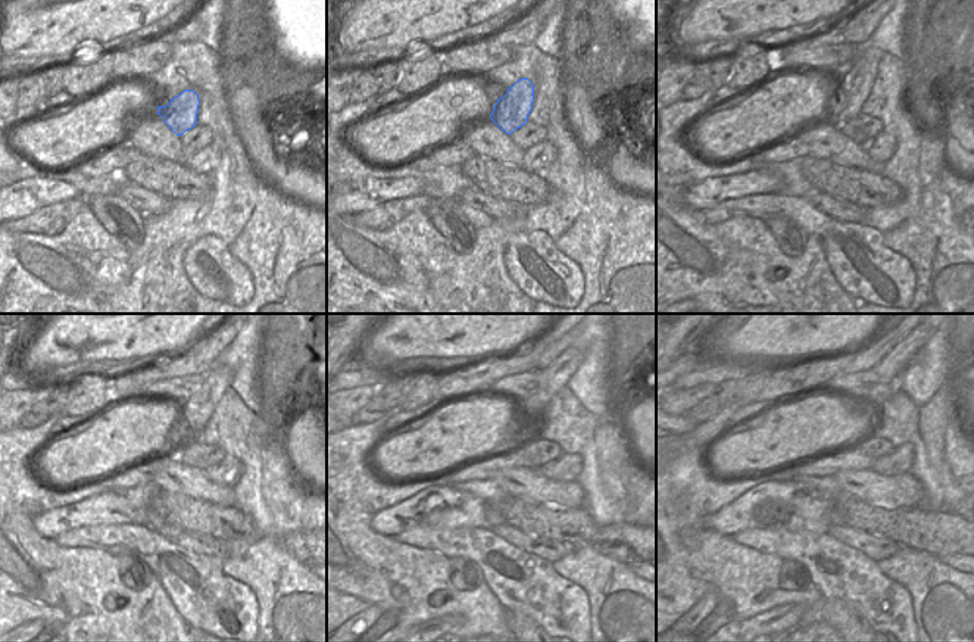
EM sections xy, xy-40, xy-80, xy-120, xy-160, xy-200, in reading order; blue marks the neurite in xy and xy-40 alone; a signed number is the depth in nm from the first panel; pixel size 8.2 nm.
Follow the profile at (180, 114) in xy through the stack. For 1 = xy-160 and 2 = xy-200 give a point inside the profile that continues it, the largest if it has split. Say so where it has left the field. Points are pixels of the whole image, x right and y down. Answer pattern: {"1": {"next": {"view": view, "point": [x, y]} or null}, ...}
{"1": {"next": {"view": "xy-160", "point": [527, 411]}}, "2": {"next": {"view": "xy-200", "point": [898, 358]}}}

